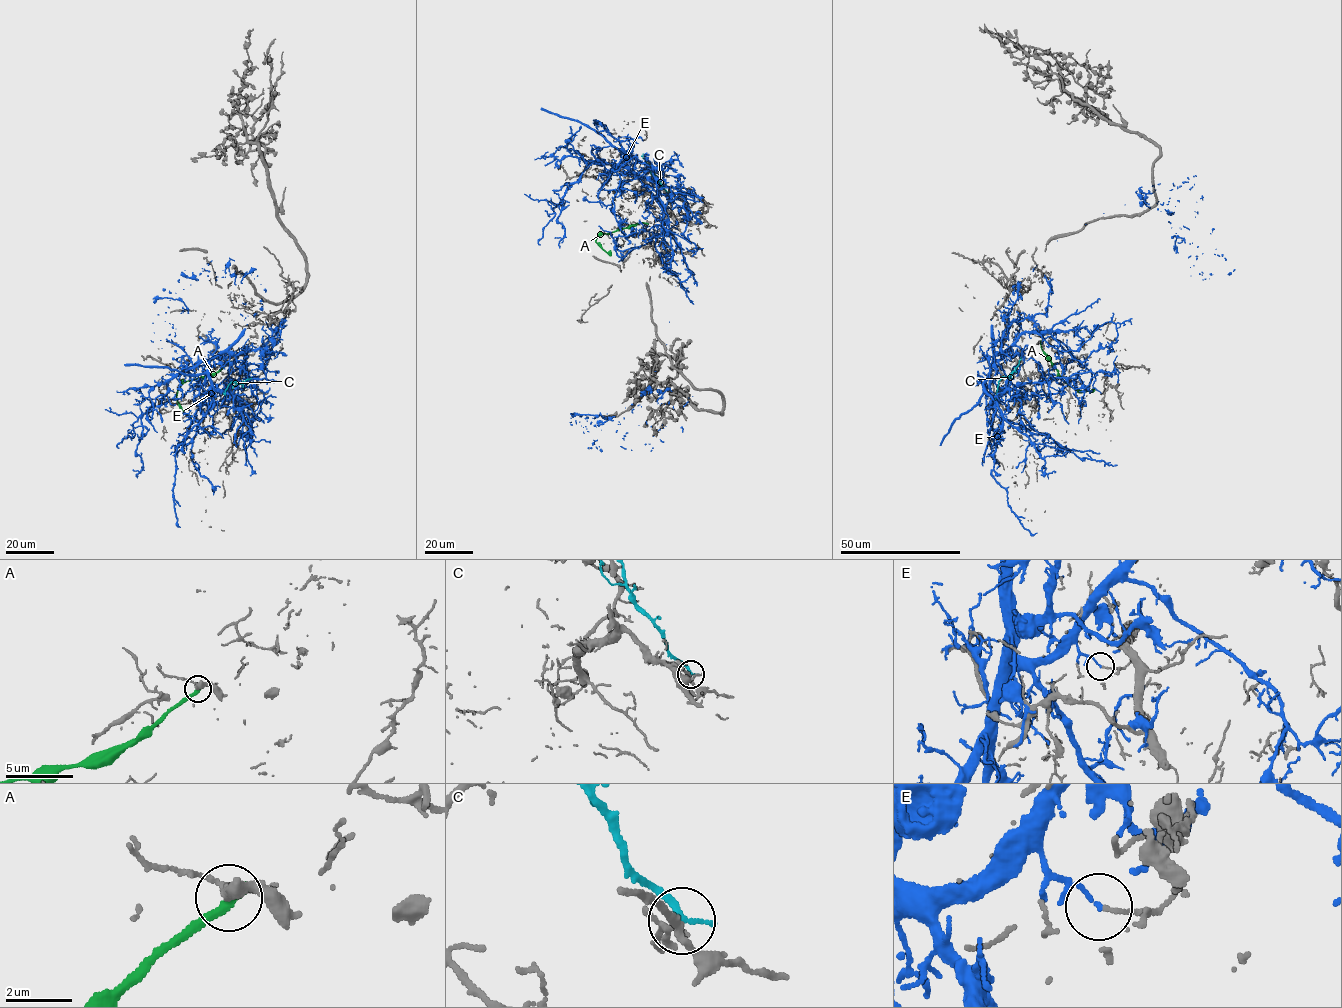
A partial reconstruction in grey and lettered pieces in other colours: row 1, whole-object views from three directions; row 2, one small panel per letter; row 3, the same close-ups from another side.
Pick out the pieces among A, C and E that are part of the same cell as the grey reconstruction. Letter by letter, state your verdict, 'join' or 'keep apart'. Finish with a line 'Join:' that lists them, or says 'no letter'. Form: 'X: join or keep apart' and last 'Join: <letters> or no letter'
A: keep apart
C: keep apart
E: keep apart
Join: no letter

